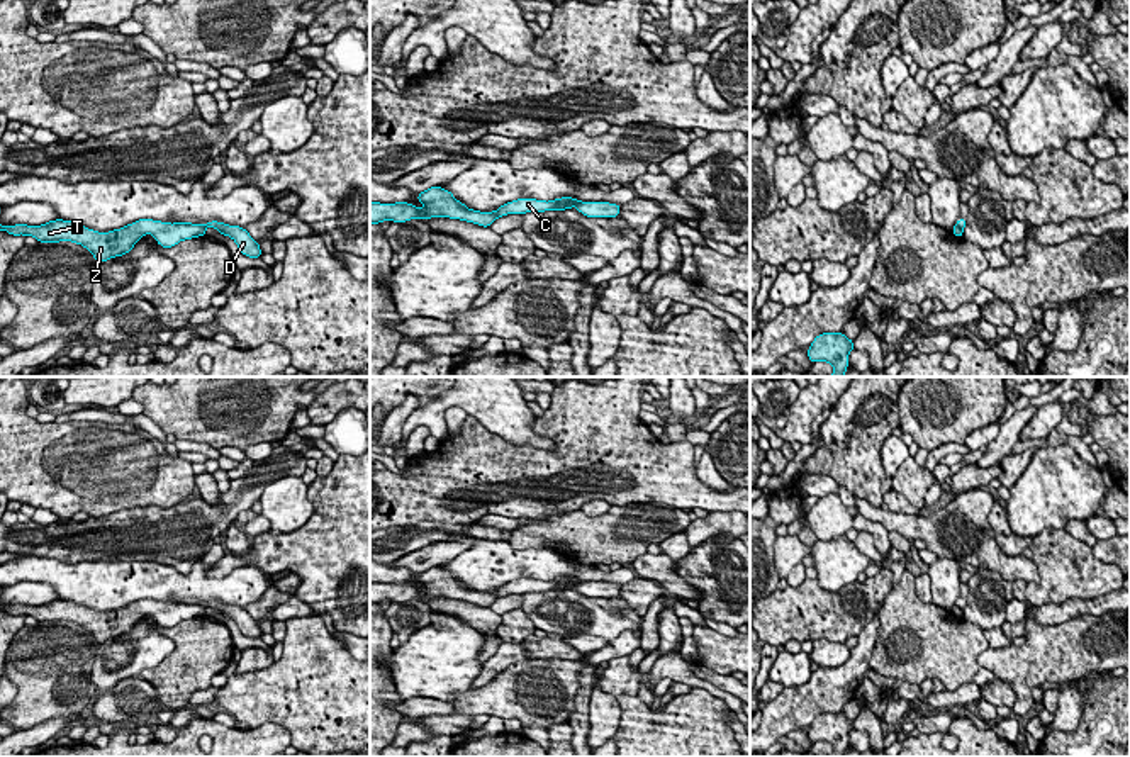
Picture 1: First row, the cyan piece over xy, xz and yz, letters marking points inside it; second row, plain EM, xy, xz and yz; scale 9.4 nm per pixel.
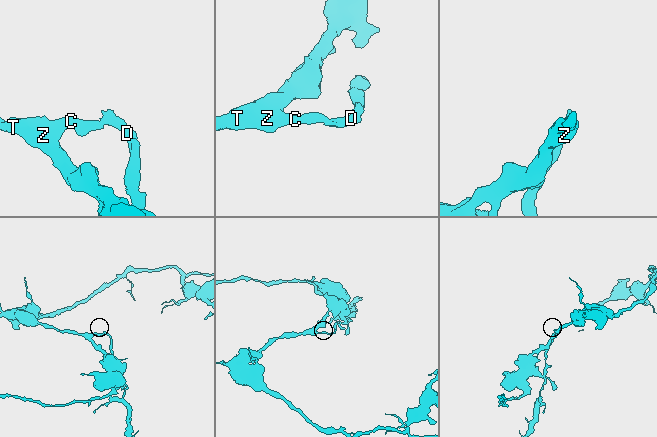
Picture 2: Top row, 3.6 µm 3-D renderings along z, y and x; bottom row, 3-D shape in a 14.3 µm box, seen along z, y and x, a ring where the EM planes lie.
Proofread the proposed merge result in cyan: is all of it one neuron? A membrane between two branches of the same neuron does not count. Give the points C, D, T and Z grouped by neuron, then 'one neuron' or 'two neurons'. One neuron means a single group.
C T Z / D | two neurons

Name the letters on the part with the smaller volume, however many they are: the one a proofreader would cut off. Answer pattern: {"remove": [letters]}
{"remove": ["D"]}

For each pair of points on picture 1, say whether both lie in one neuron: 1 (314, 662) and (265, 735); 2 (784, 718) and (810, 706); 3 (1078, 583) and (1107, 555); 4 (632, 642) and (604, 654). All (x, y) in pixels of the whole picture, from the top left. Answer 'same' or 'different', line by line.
1: different
2: same
3: different
4: same

